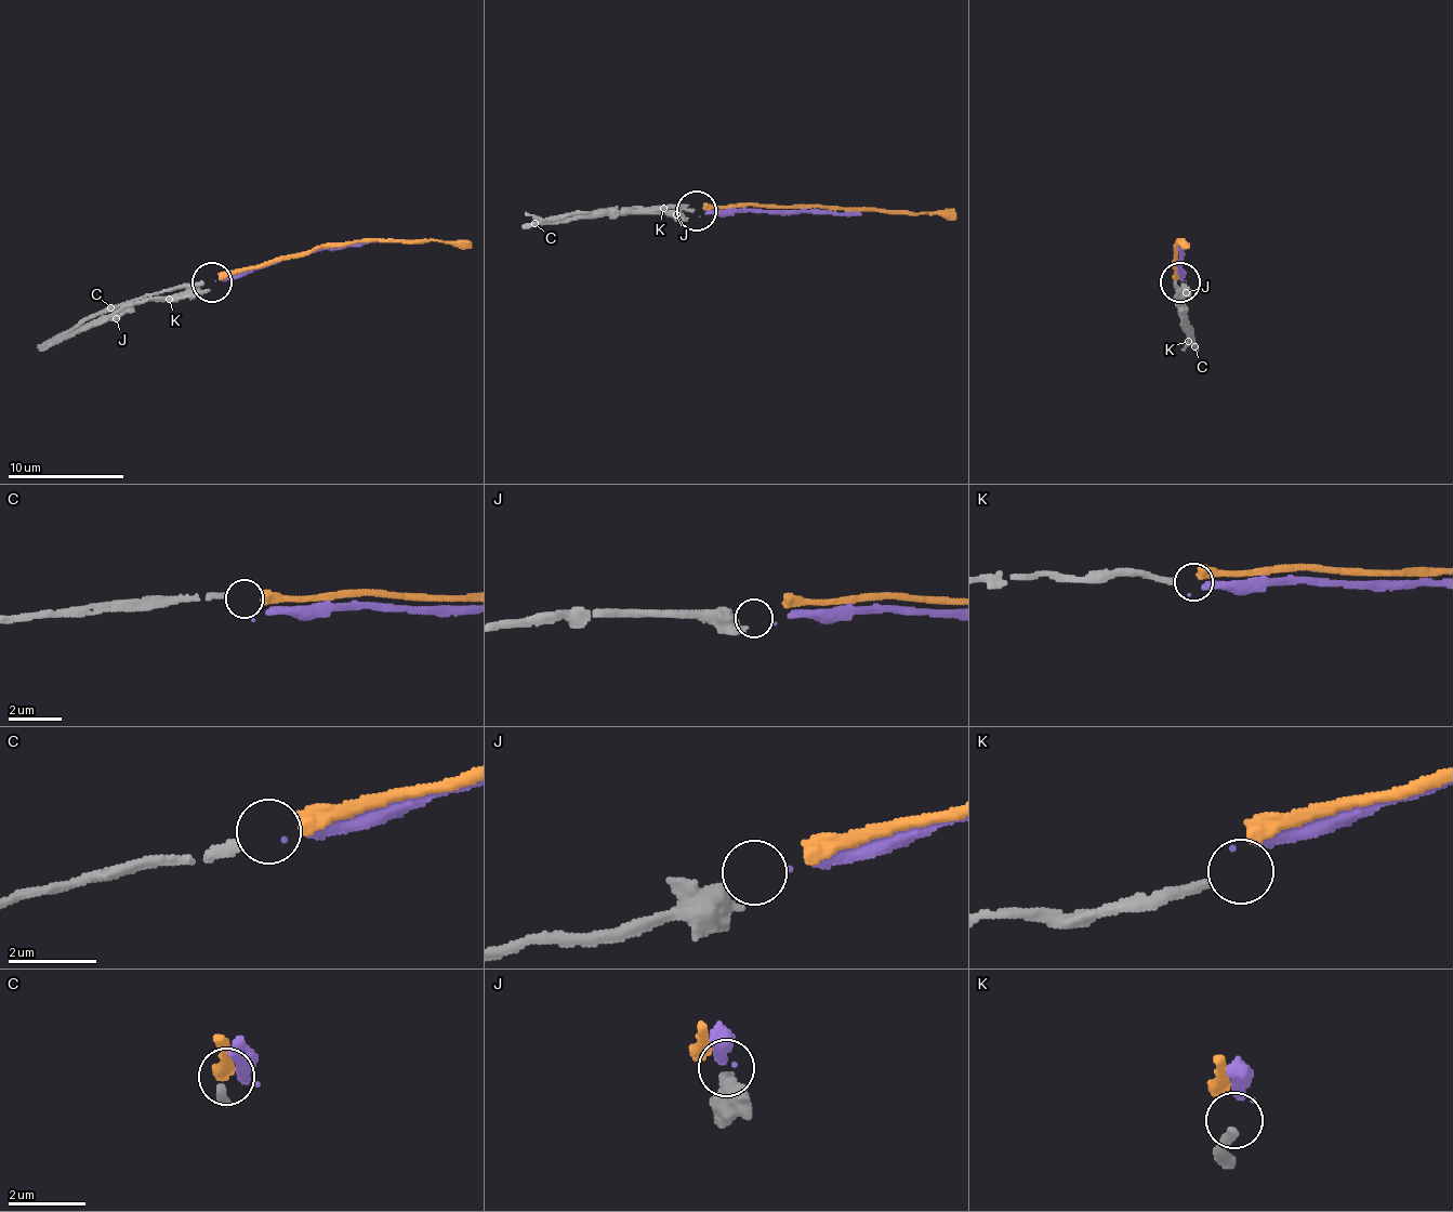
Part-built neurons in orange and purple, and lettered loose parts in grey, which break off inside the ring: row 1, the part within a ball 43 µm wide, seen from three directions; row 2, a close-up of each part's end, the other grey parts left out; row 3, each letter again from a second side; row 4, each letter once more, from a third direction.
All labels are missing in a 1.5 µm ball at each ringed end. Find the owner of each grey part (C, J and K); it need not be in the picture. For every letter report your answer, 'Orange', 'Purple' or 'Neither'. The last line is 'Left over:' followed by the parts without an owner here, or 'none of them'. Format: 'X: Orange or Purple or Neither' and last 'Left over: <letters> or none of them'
C: Orange
J: Purple
K: Neither
Left over: K

